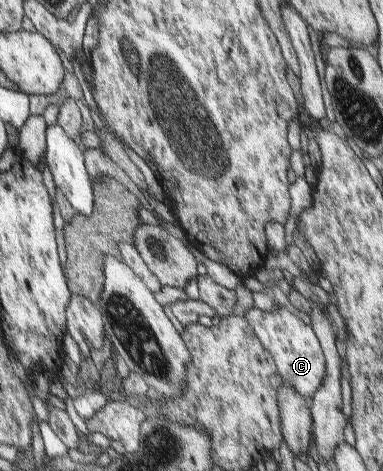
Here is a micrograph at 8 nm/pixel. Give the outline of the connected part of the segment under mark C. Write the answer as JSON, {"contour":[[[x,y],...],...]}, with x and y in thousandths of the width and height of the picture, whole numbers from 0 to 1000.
{"contour":[[[731,648],[708,662],[687,662],[668,652],[650,654],[637,677],[668,709],[681,735],[708,752],[713,773],[739,811],[755,815],[781,841],[812,847],[854,794],[846,752],[838,752],[841,739],[833,739],[836,724],[828,722],[825,709],[812,705],[812,696]]]}

